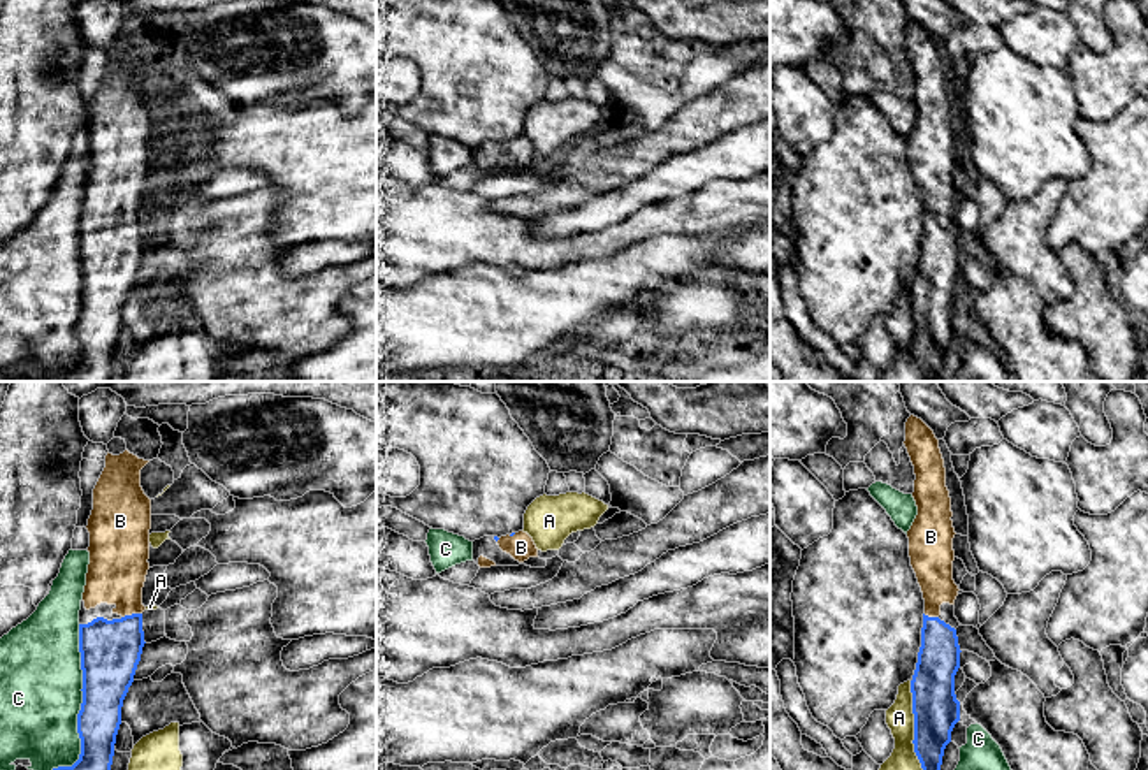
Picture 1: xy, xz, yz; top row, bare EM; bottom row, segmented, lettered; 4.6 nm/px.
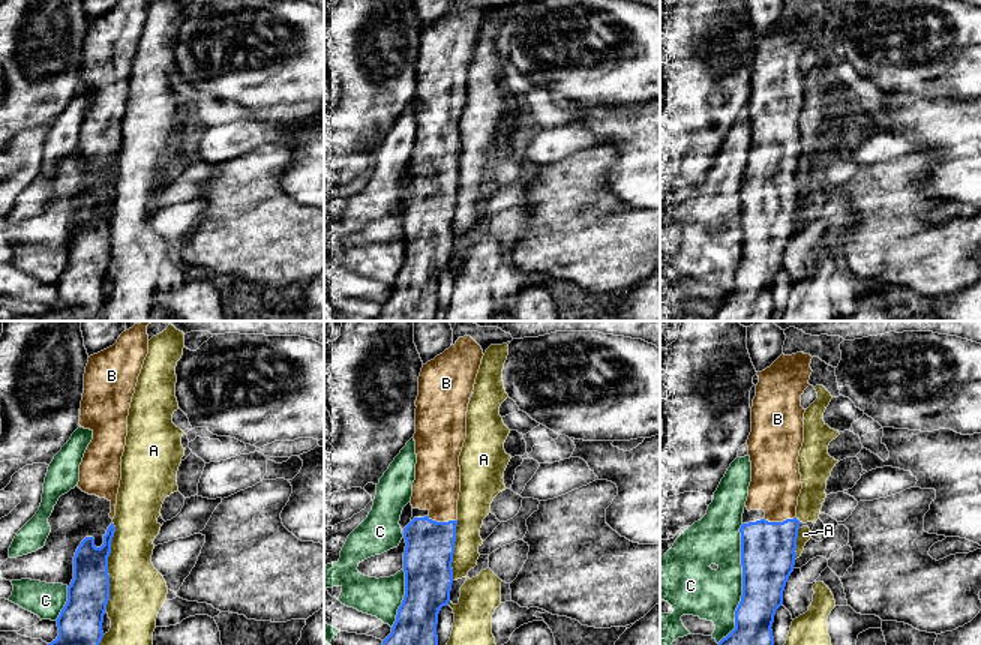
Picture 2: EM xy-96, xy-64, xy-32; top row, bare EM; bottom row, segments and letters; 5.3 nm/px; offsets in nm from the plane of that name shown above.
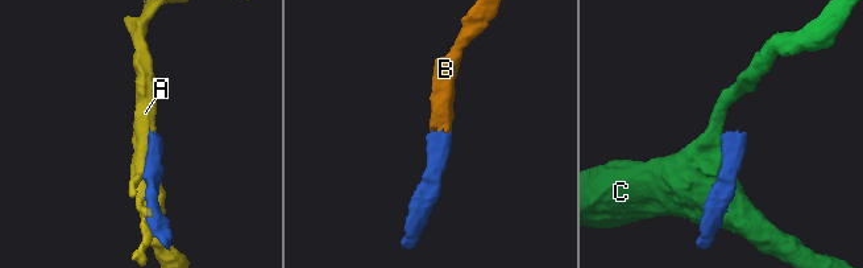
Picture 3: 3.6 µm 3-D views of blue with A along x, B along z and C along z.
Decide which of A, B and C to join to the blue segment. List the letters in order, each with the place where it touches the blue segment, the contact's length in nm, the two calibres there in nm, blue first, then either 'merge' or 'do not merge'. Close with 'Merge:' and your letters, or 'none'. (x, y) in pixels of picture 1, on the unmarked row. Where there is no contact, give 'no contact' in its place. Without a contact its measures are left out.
A: meets blue in yz at (915, 334); contact 440 nm long; 220 nm thick on the blue side, 190 nm on the other; do not merge
B: meets blue in xy at (132, 220); contact 100 nm long; 280 nm thick on the blue side, 280 nm on the other; merge
C: meets blue in xy at (81, 313); contact 700 nm long; 260 nm thick on the blue side, 380 nm on the other; do not merge
Merge: B

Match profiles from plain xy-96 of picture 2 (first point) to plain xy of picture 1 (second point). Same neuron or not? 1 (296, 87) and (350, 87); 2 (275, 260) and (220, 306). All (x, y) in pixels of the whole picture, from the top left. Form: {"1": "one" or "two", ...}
{"1": "one", "2": "one"}

